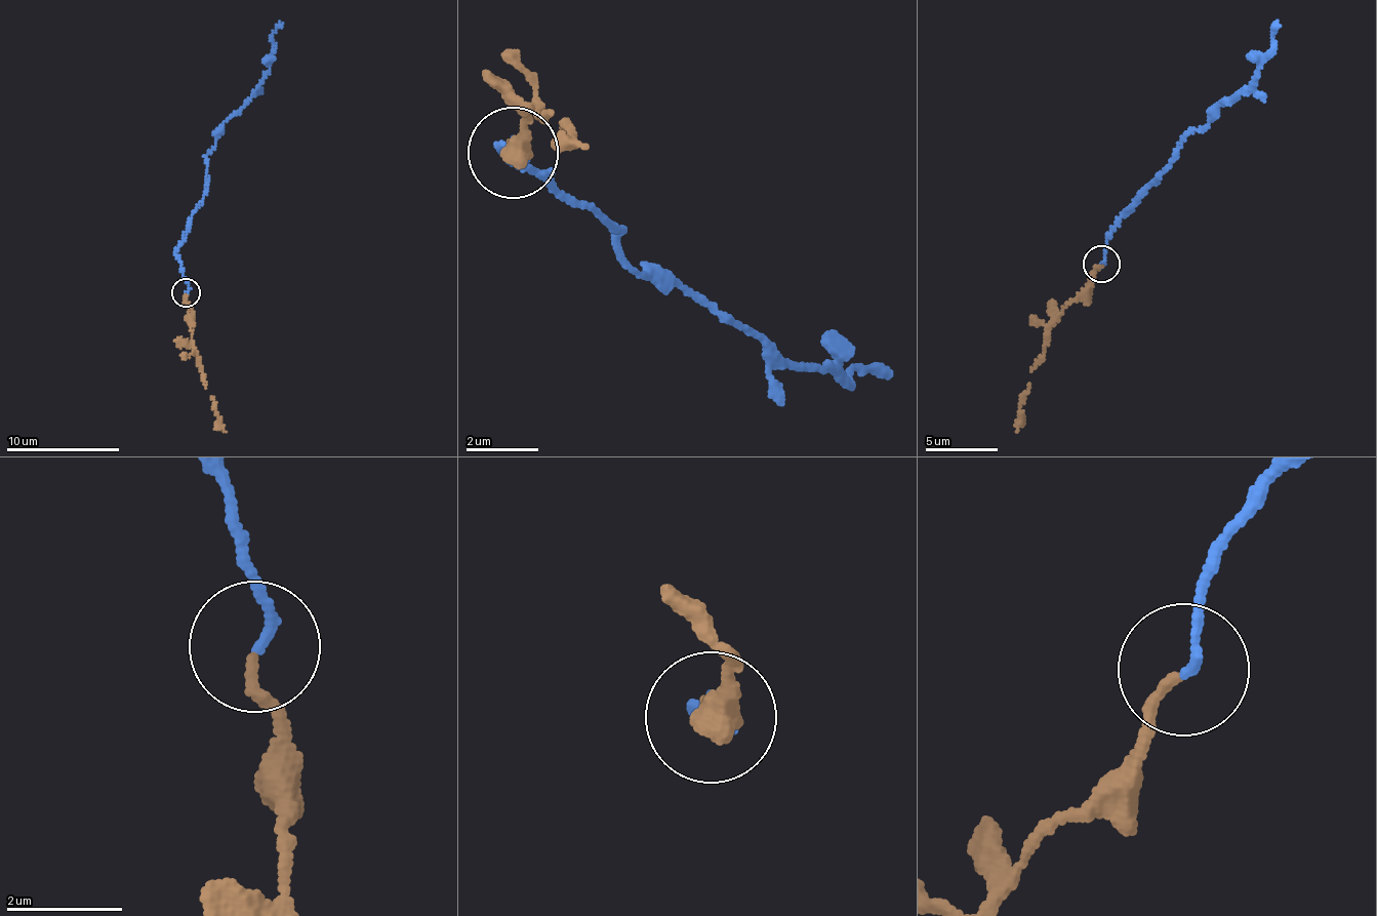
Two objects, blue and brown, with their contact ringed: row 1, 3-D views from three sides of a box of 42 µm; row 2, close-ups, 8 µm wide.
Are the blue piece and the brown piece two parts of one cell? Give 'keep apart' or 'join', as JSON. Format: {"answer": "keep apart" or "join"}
{"answer": "join"}

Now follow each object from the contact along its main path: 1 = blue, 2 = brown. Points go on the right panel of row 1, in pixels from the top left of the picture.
1: (1102, 263), (1106, 235), (1178, 144), (1204, 127), (1212, 111), (1250, 86), (1272, 48), (1278, 21)
2: (1102, 266), (1049, 329), (1040, 362), (1020, 402), (1016, 431)

